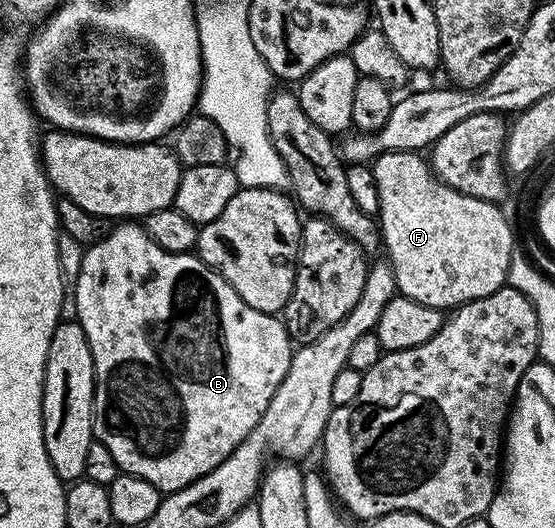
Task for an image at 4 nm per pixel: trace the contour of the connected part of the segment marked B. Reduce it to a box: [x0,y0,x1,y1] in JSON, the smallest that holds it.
[75,221,295,493]

